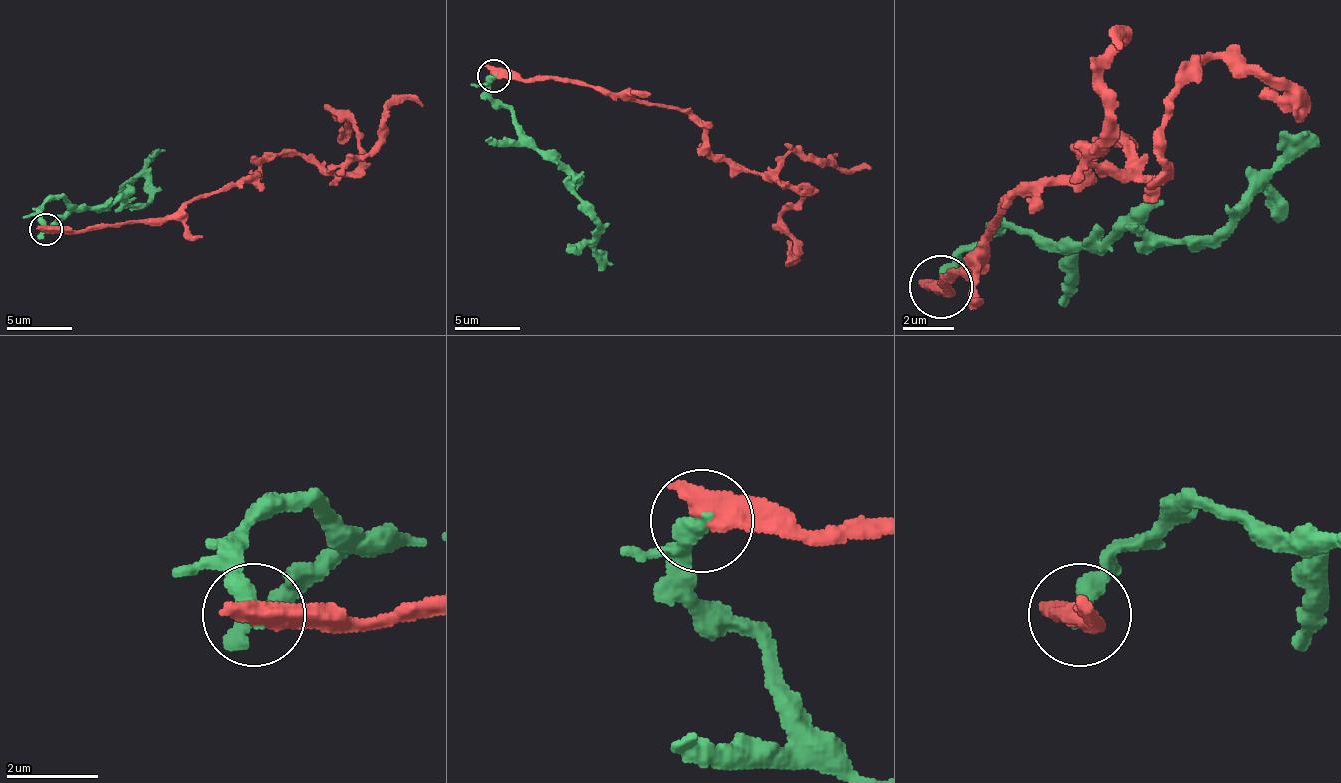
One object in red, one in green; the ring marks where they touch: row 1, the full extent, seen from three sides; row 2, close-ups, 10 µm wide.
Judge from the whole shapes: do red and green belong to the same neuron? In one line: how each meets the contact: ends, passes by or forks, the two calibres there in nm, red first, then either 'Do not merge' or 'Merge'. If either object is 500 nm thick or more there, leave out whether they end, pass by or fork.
Thickness 550 nm (red) against 400 nm. Merge

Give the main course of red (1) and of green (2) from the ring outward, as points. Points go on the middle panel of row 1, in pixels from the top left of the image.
1: (493, 75), (565, 78), (676, 108), (716, 157), (807, 190), (781, 216), (791, 249), (784, 265)
2: (493, 75), (489, 88), (496, 101), (568, 177), (571, 193), (598, 222), (594, 252), (614, 265)

